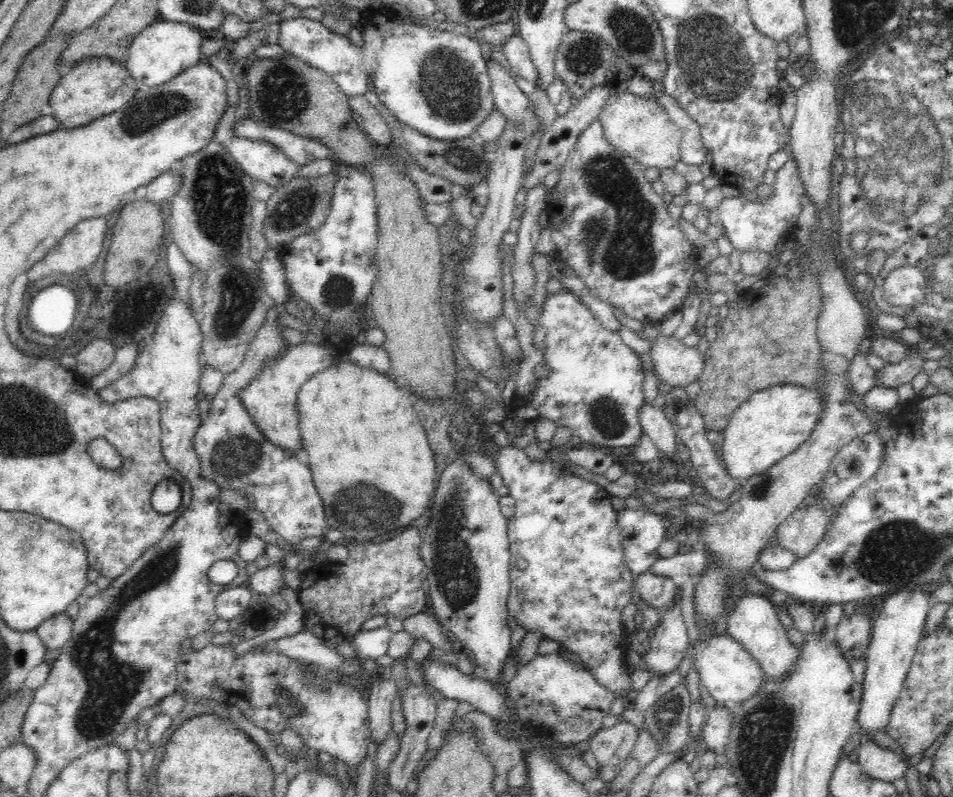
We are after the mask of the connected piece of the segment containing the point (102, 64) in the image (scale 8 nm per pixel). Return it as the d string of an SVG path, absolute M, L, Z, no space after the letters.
M84 58L63 72L50 94L49 103L52 115L60 123L59 128L72 130L122 108L139 87L140 84L125 70L124 64L110 58Z

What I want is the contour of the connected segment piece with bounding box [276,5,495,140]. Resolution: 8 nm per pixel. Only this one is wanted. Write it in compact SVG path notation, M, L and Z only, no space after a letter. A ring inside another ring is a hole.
M390 5L377 9L368 7L361 12L363 18L358 29L364 36L364 44L346 44L348 52L340 52L330 64L310 64L310 48L320 50L320 44L312 44L310 18L299 16L280 23L276 44L286 54L329 74L346 96L362 96L373 91L398 121L425 136L435 140L461 140L477 132L495 107L487 60L482 56L480 42L452 31L418 26L415 20L408 22ZM348 56L350 60L358 56L358 60L366 64L344 64Z

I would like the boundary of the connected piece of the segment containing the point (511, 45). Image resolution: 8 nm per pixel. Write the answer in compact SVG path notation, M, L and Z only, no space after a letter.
M519 35L510 36L502 44L502 52L508 65L513 69L513 75L538 83L538 76L529 56L527 45Z

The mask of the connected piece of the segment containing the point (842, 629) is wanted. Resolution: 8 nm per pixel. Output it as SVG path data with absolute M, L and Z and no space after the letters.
M855 613L850 618L841 618L837 626L834 643L842 651L850 665L854 681L862 683L866 666L866 651L871 638L869 616Z

